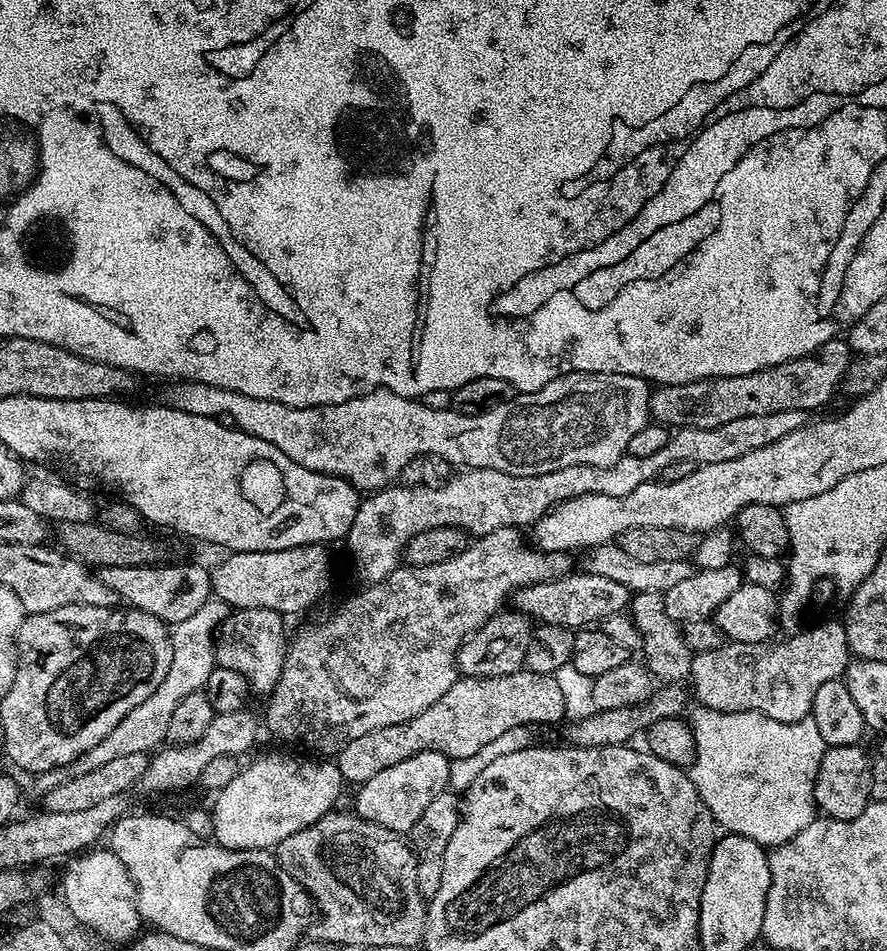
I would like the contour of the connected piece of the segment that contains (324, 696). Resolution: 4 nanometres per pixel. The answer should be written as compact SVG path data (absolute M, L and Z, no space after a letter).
M499 528L485 536L477 536L469 543L462 554L450 558L446 562L438 562L434 566L411 566L393 567L392 572L386 579L377 584L369 584L361 587L361 592L357 596L352 596L333 616L328 616L325 620L320 620L317 624L312 624L309 628L304 628L295 637L291 637L288 645L288 653L284 655L284 665L282 674L276 683L276 689L267 697L268 713L262 716L262 720L268 723L268 728L280 740L285 740L288 744L297 744L300 748L309 748L309 753L319 754L324 758L335 757L337 752L342 751L347 744L354 742L354 738L362 738L362 734L370 734L370 730L378 730L382 726L398 726L418 718L422 710L434 706L450 686L458 678L456 666L456 655L460 653L460 647L468 637L473 636L491 616L496 615L505 607L504 599L511 597L517 588L525 588L538 582L550 582L560 580L563 576L569 575L573 571L573 557L567 552L541 552L535 546L527 548L524 545L521 529L519 528Z

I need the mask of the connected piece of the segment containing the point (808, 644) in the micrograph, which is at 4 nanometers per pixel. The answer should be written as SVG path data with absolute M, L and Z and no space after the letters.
M828 618L825 624L816 624L813 628L808 628L805 632L797 631L795 634L797 636L792 636L789 638L785 644L771 645L773 660L768 660L768 656L764 653L766 650L764 644L738 644L735 642L724 642L721 648L708 648L705 652L697 651L692 658L692 670L690 673L691 683L696 683L696 692L694 688L694 696L701 700L701 705L704 708L709 708L715 712L758 712L761 716L769 716L772 720L777 720L783 724L793 724L799 720L807 720L812 715L812 707L814 706L814 694L818 694L818 690L826 682L835 680L837 678L843 677L847 673L848 666L850 663L850 653L848 651L848 643L846 642L846 630L844 629L843 623L835 618Z

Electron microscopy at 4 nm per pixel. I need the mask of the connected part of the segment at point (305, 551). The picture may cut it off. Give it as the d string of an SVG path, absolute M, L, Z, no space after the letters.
M307 544L305 548L291 548L290 550L274 550L273 552L233 552L225 555L225 560L221 562L217 568L211 569L212 574L212 596L220 599L222 603L229 604L229 609L237 608L265 608L266 610L274 610L285 618L291 618L295 612L304 612L307 608L312 608L328 591L332 588L332 560L328 557L329 549L319 544Z

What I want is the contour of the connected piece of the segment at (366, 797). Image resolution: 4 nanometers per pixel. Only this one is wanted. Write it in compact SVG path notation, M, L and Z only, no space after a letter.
M419 752L395 766L389 766L387 770L378 770L374 778L355 789L354 811L364 820L391 832L411 833L414 822L422 818L422 810L426 810L433 798L448 788L451 765L452 760L441 752Z

